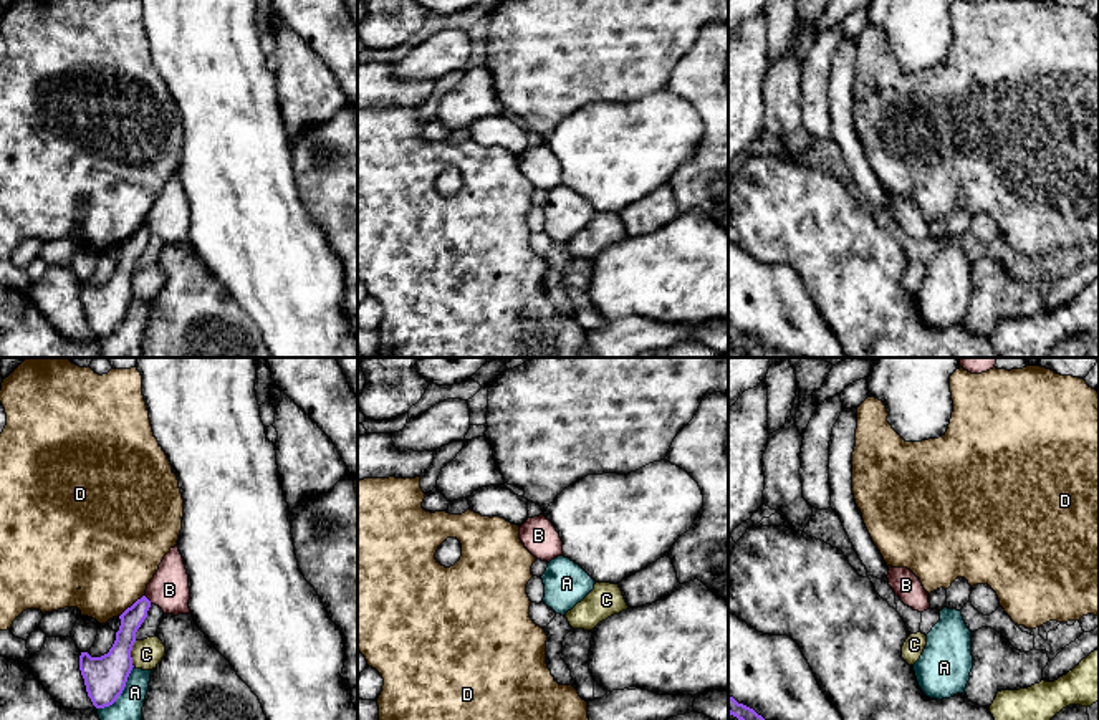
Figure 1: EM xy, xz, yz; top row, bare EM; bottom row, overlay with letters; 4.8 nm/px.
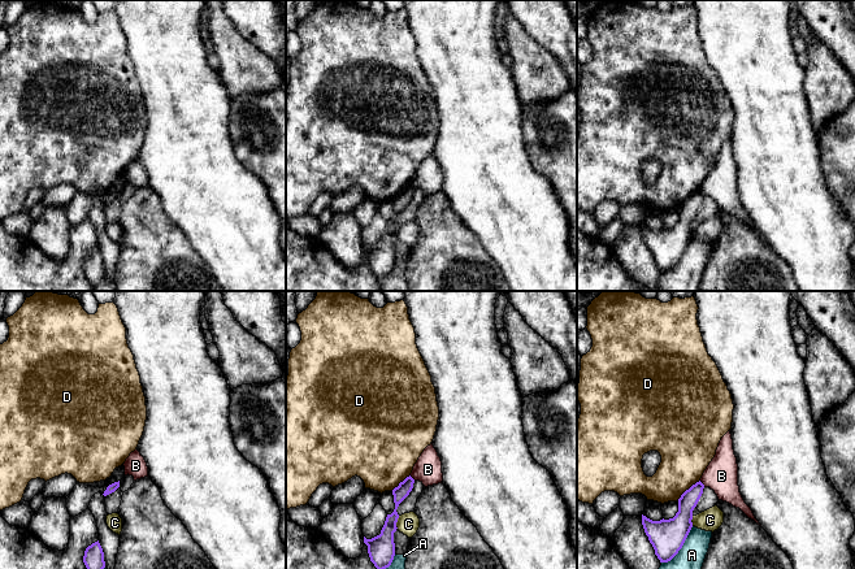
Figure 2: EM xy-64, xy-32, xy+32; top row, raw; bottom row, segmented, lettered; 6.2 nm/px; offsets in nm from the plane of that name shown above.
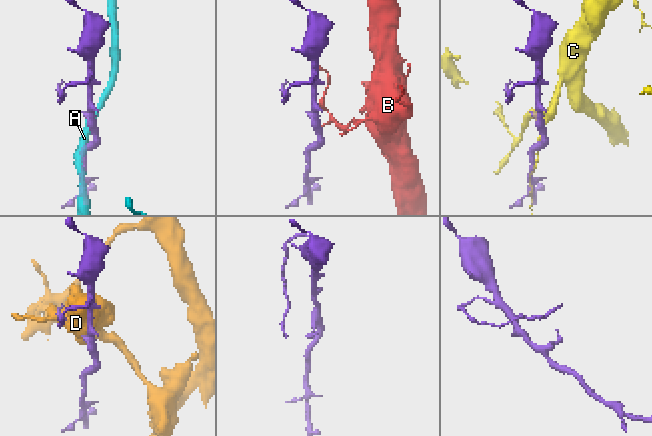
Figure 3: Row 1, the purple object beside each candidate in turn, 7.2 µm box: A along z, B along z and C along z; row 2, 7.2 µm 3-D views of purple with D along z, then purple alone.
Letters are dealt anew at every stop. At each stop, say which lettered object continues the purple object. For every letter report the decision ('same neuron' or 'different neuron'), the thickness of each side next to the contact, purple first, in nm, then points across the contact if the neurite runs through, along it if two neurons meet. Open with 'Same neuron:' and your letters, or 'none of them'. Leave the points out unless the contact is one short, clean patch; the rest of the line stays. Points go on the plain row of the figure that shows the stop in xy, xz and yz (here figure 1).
Same neuron: none of them
A: different neuron; calibres 200 and 200 nm
B: different neuron; calibres 110 and 190 nm; border xy (144, 225), (151, 232)
C: different neuron; calibres 200 and 150 nm
D: different neuron; calibres 110 and 420 nm

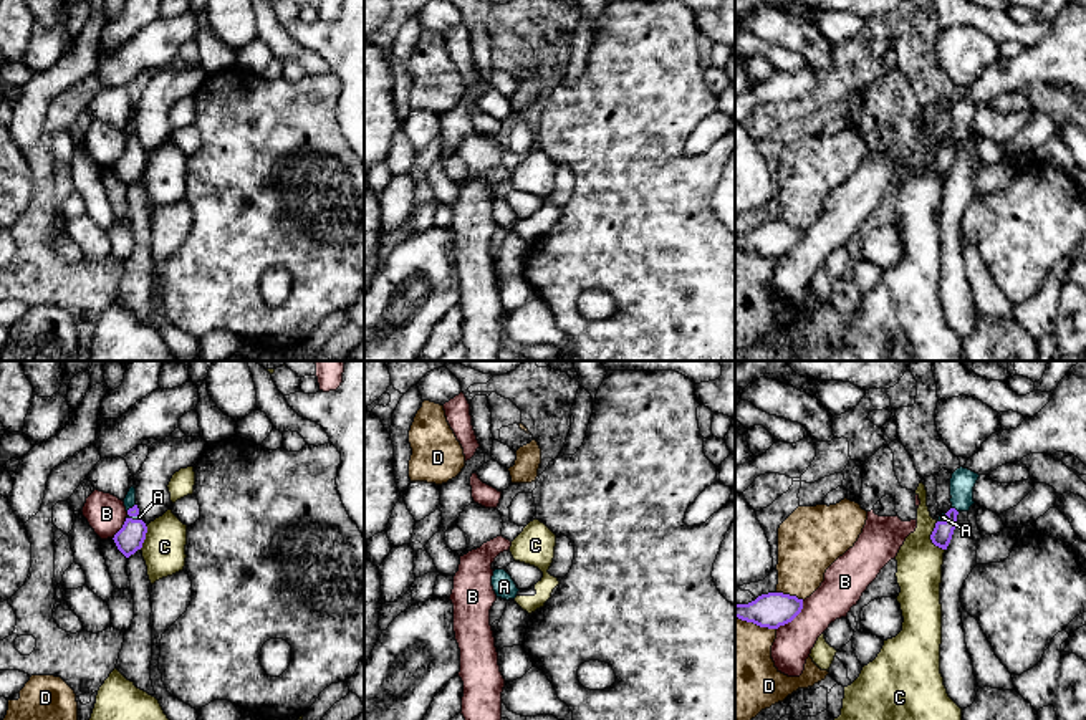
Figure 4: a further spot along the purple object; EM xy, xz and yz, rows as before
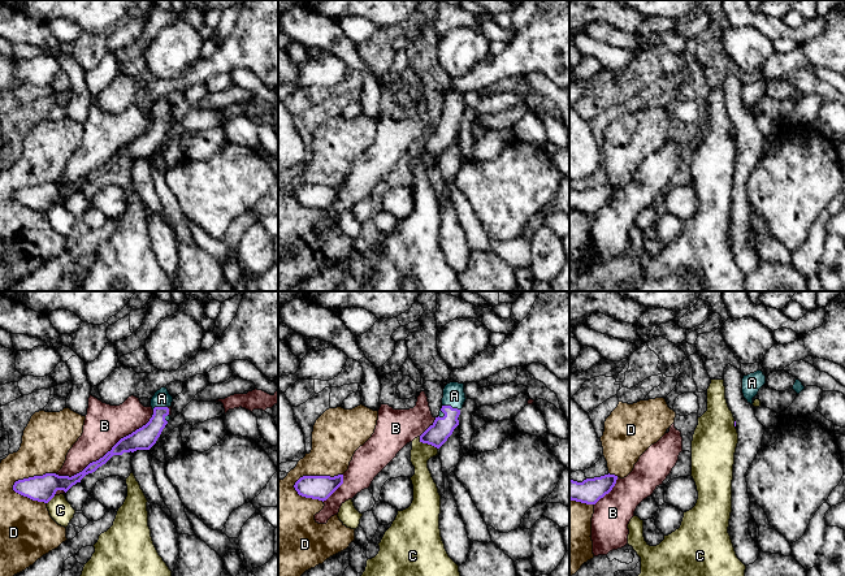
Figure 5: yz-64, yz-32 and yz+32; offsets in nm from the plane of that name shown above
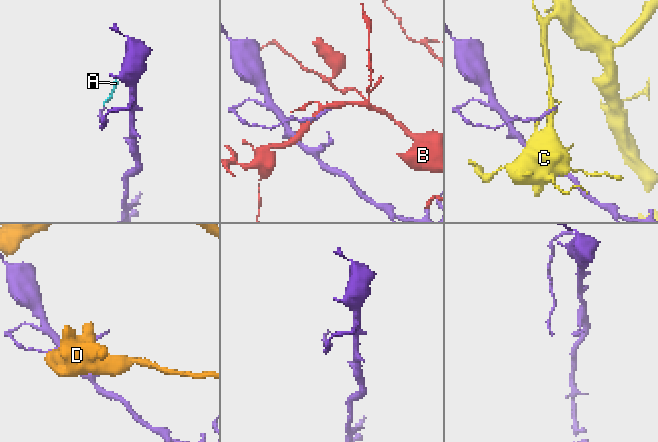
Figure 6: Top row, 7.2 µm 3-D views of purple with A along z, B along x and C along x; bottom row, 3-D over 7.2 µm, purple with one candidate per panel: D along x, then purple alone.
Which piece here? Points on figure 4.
Same neuron: A
A: same neuron; calibres 140 and 20 nm; way xy (129, 168), (134, 159), (134, 144), (139, 146)
B: different neuron; calibres 170 and 190 nm
C: different neuron; calibres 100 and 220 nm
D: different neuron; calibres 170 and 280 nm

